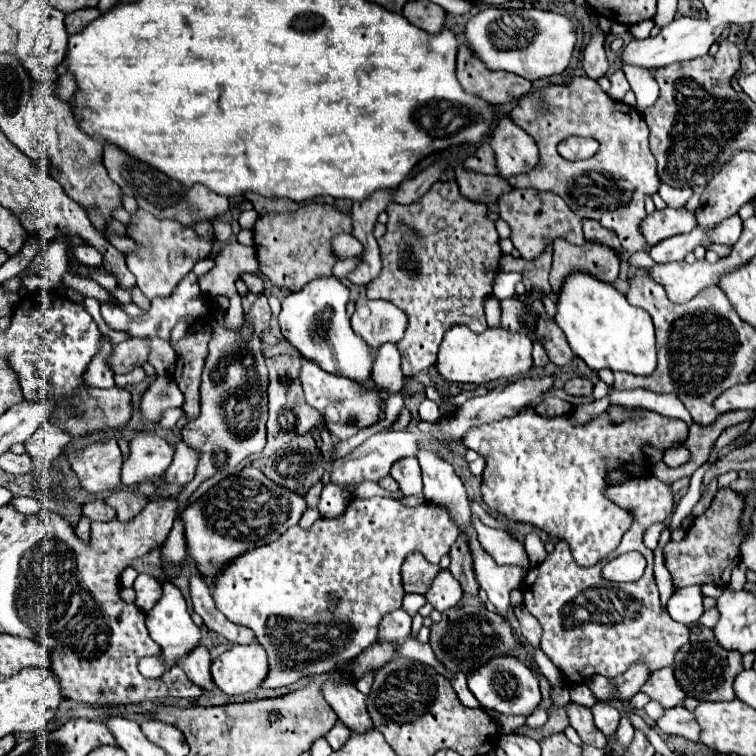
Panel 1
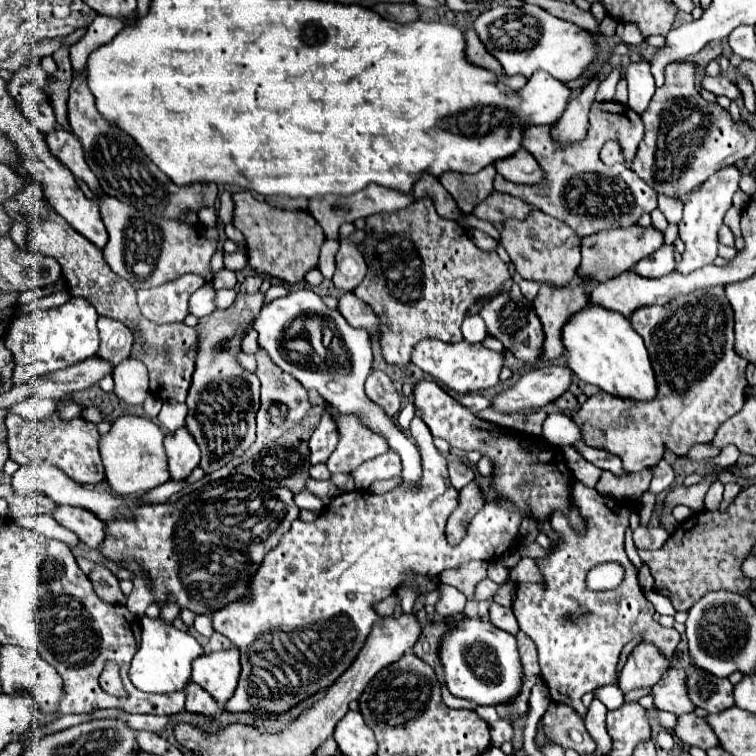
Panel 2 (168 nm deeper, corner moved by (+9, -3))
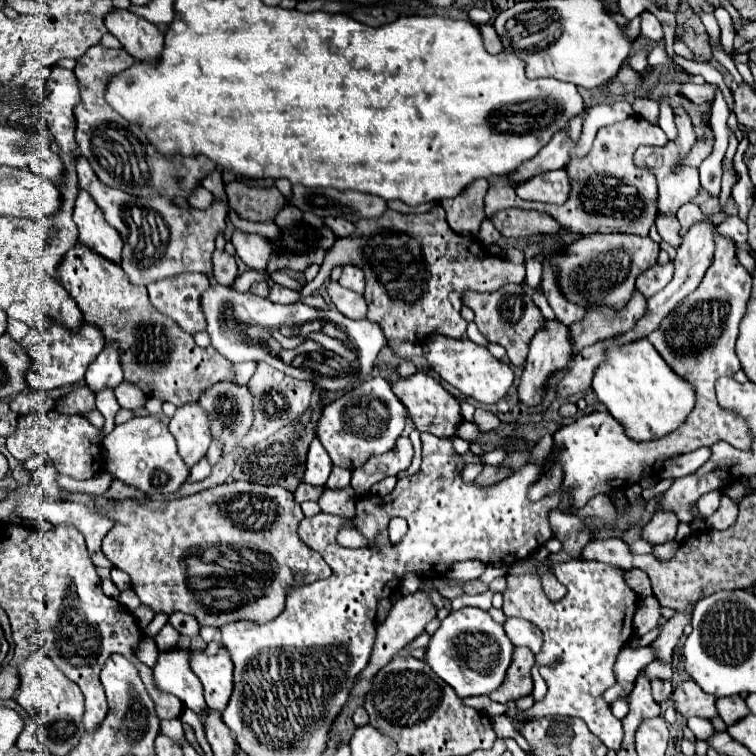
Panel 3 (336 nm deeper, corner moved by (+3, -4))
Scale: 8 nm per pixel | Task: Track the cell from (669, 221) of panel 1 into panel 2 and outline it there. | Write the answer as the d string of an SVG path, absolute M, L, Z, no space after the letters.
M632 225L632 227L610 229L610 231L598 231L596 235L582 239L580 277L594 279L594 281L610 279L612 275L618 275L620 271L626 271L632 265L636 265L640 259L652 255L662 245L664 245L664 233L658 231L654 225L650 225L650 227Z

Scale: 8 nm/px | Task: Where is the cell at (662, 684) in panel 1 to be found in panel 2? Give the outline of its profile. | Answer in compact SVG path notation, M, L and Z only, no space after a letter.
M666 669L664 671L660 681L650 689L656 709L670 711L674 715L694 711L694 705L688 699L688 693L684 691L684 675L686 675L684 669Z

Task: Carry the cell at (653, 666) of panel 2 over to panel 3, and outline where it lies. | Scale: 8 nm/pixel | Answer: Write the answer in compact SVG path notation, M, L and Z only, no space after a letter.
M692 610L676 612L676 614L662 626L660 636L652 642L654 648L656 648L658 660L662 660L662 662L672 662L672 650L674 650L678 638L682 636L682 632L684 632L684 626L690 624L690 618L692 618Z

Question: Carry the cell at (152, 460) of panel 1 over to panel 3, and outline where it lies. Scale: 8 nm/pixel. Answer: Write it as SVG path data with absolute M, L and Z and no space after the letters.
M136 416L126 424L118 424L104 438L104 442L106 444L102 444L102 448L106 448L104 456L108 472L124 484L146 492L146 496L178 492L190 476L190 468L180 458L174 436L170 434L168 426L156 416Z

